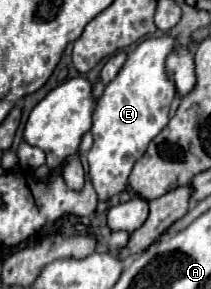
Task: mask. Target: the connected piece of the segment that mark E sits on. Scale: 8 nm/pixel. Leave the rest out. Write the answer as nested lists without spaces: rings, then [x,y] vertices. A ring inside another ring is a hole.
[[[149,36],[127,58],[121,72],[105,86],[93,112],[93,148],[89,150],[89,176],[101,202],[127,190],[127,176],[133,164],[145,154],[149,142],[169,122],[169,108],[175,96],[173,80],[167,74],[165,60],[173,52],[177,38]]]

